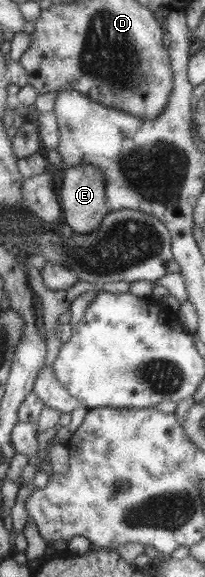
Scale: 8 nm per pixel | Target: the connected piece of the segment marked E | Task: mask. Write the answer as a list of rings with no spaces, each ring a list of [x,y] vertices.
[[[77,164],[63,172],[63,184],[59,190],[59,198],[64,224],[67,224],[74,234],[93,233],[100,227],[109,212],[105,200],[105,177],[99,168],[91,164]]]

